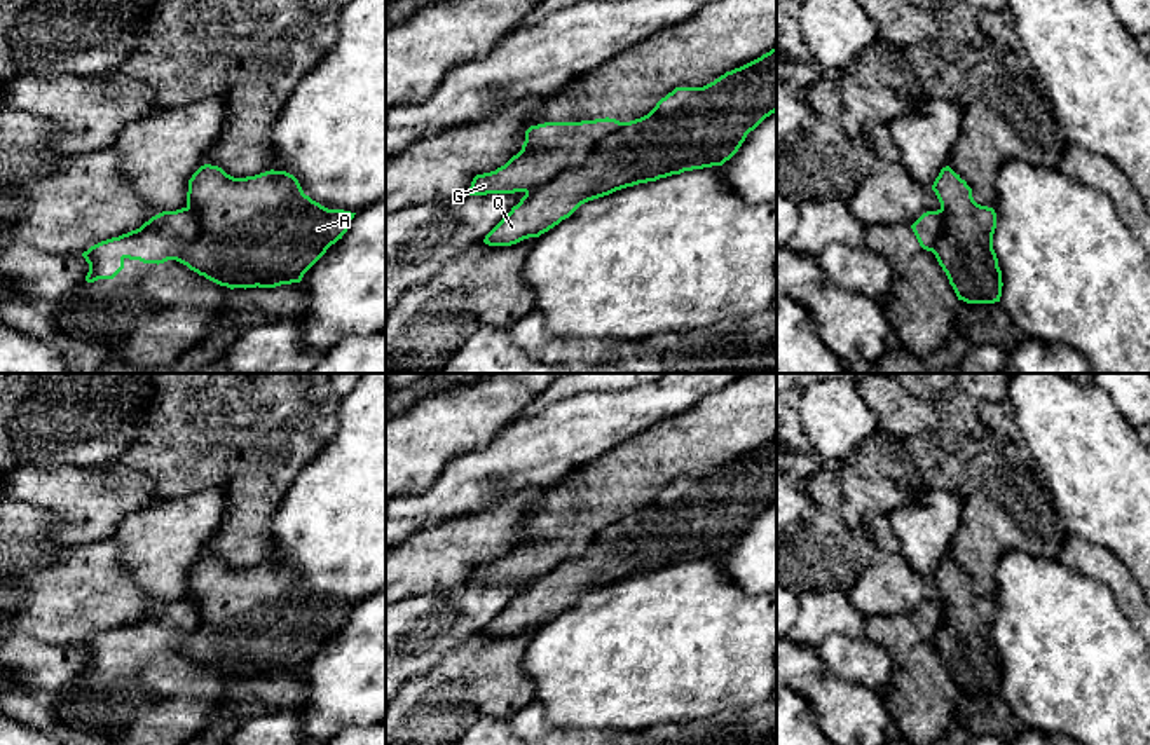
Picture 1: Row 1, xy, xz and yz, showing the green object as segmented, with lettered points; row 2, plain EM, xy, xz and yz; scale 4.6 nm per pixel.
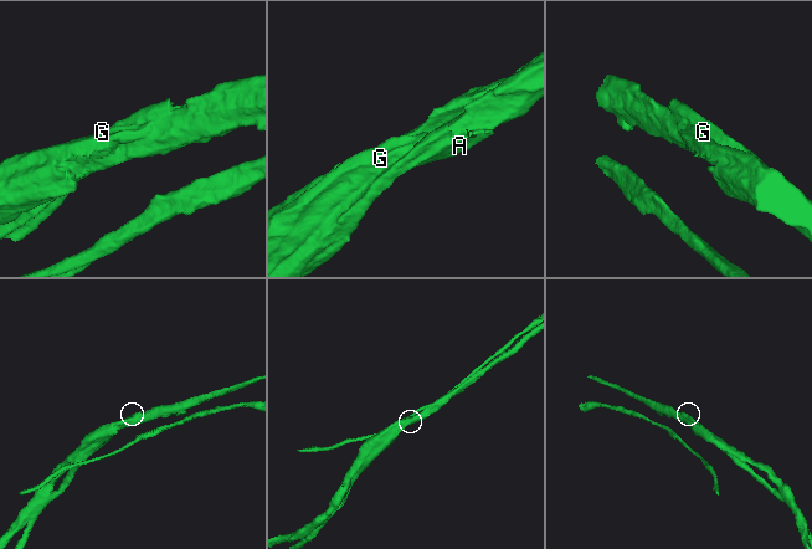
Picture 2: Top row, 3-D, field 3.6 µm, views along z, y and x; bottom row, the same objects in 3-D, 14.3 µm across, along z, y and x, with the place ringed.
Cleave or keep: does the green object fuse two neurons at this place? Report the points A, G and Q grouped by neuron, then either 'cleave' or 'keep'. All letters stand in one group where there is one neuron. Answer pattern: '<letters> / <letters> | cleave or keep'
A Q / G | cleave

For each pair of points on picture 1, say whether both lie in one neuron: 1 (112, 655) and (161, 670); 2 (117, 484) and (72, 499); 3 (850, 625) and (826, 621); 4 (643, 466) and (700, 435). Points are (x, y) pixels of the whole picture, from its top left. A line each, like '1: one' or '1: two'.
1: one
2: one
3: one
4: one

